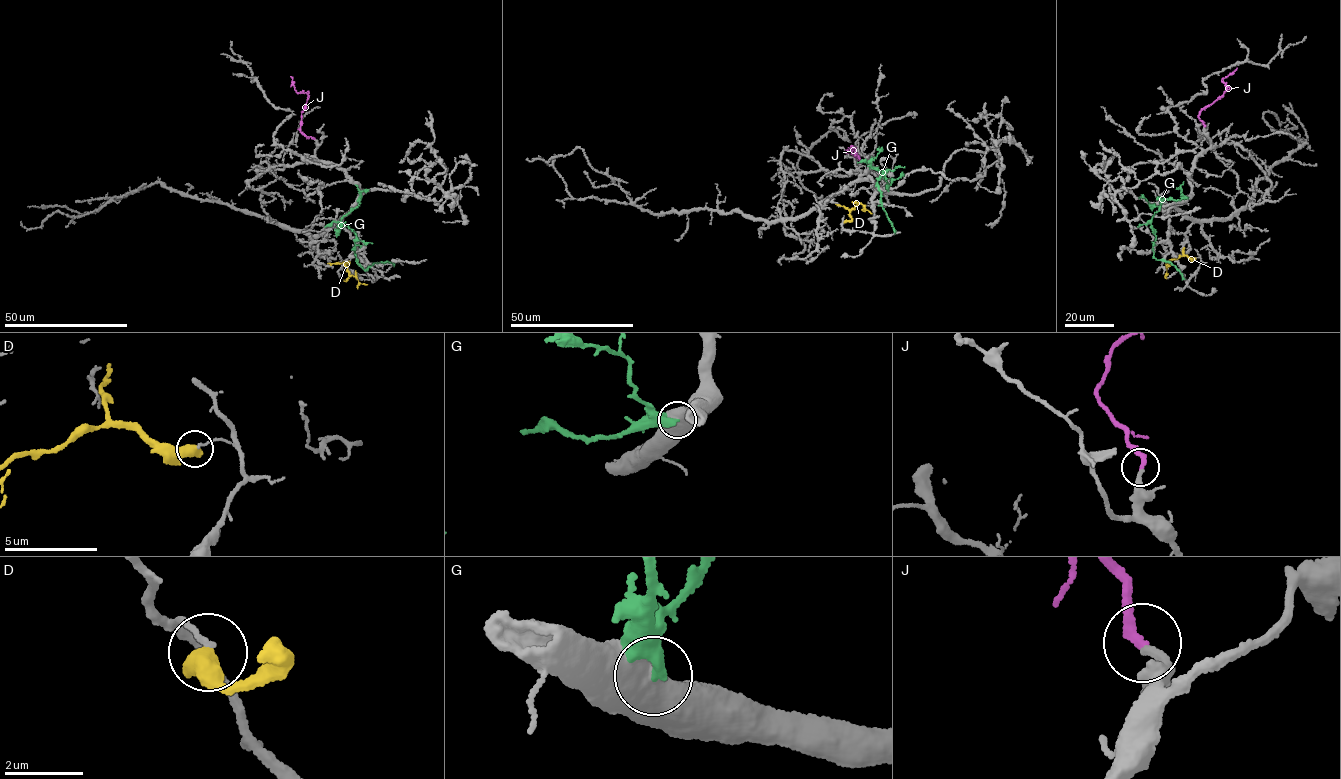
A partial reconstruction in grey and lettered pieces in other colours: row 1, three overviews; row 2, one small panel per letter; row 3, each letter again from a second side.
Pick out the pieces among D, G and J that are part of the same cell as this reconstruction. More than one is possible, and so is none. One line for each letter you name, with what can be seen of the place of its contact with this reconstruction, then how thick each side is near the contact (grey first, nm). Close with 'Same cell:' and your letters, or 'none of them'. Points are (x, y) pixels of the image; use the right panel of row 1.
J: contact (1204, 126); calibres 200 and 240 nm
Same cell: J

